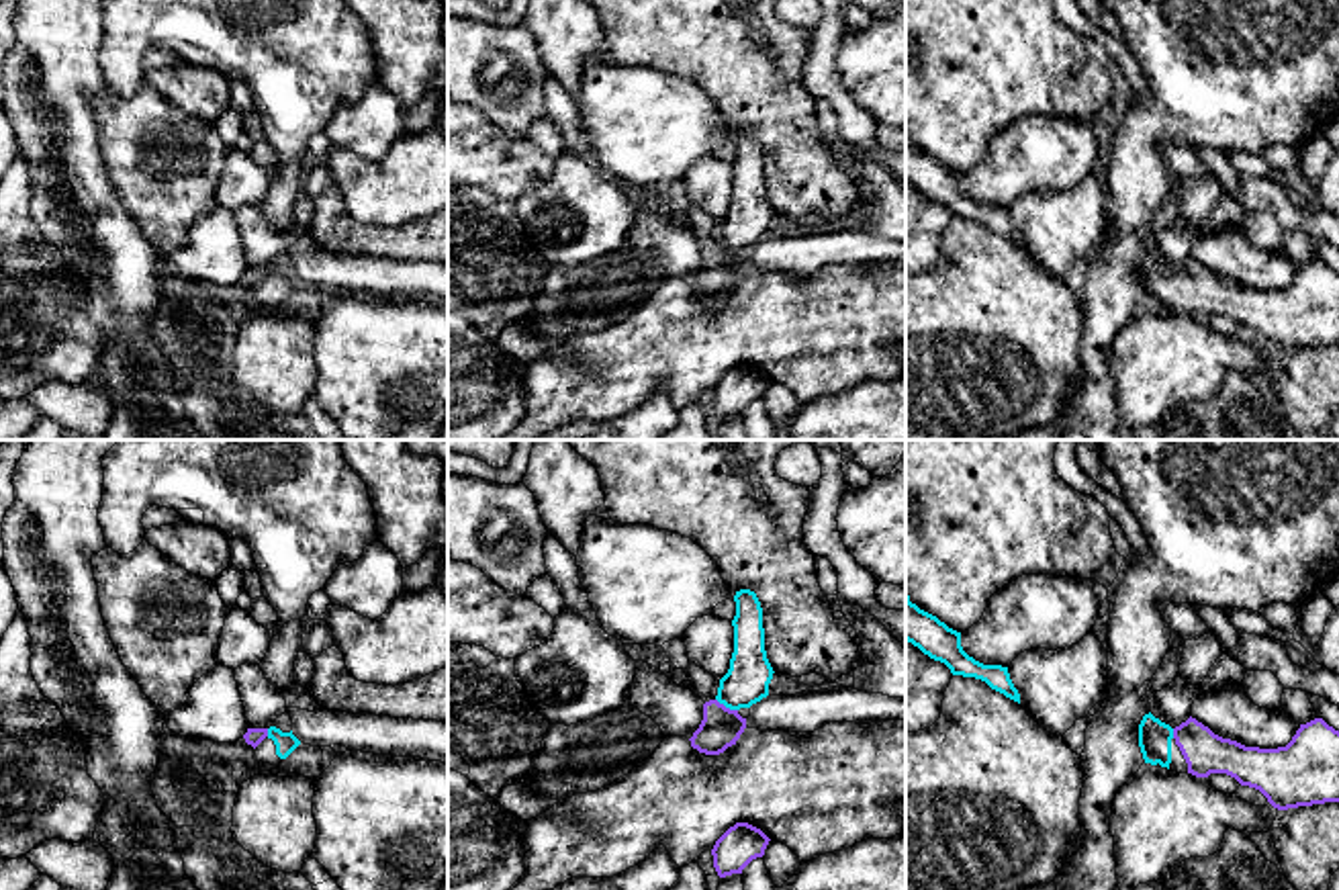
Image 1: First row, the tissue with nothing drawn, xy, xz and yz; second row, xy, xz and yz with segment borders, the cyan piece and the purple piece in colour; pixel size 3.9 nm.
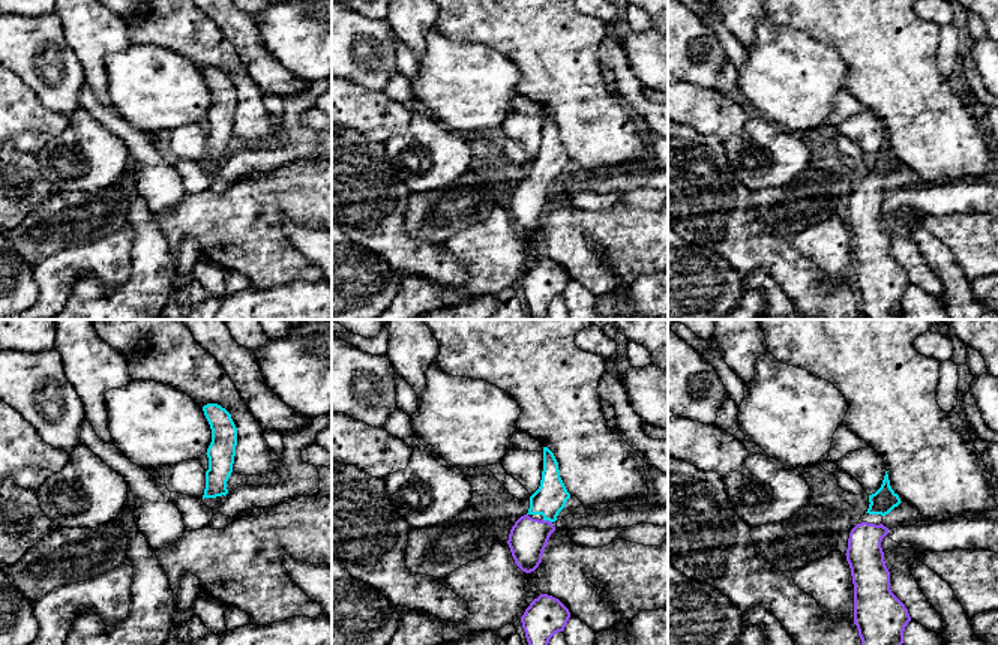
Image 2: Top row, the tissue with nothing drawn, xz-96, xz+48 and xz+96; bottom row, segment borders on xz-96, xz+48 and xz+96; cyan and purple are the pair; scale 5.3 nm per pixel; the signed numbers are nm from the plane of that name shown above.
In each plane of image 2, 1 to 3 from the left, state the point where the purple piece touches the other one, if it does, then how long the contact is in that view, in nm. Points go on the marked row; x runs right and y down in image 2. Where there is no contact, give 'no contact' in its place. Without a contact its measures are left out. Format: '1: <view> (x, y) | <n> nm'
1: no contact
2: xz+48 (547, 519) | 60 nm
3: no contact

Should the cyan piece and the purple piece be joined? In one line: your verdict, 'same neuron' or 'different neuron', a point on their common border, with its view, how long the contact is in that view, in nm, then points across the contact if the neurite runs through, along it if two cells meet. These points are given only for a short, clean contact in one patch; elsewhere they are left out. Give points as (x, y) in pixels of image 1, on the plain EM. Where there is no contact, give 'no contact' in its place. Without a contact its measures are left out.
same neuron | xz (726, 248) | 100 nm | across xz (747, 224), (726, 248), (720, 256), (720, 269)

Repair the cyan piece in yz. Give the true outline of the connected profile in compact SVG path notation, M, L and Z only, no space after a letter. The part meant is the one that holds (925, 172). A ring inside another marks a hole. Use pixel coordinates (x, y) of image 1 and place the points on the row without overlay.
M908 133L906 182L918 188L930 201L944 205L953 217L981 221L991 231L1020 246L1020 235L1010 221L1008 209L983 207L969 198L961 188L961 174L949 170L936 158L912 145Z

